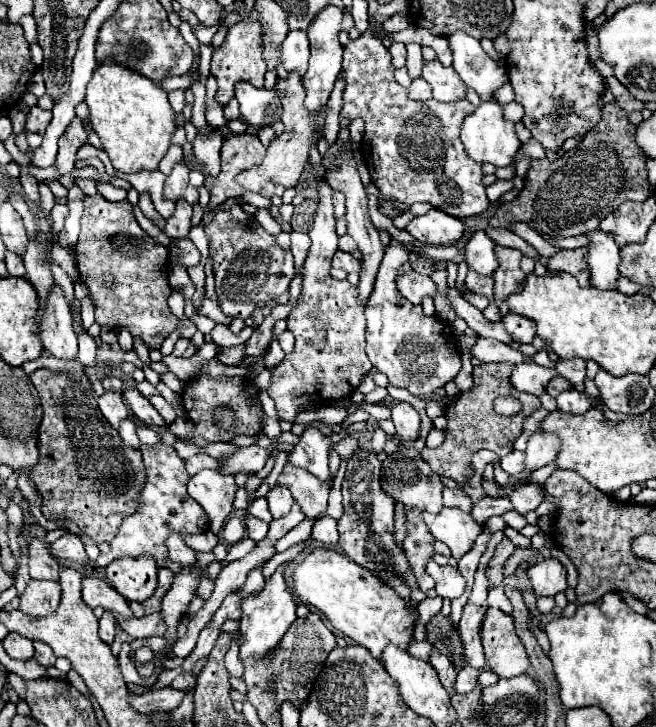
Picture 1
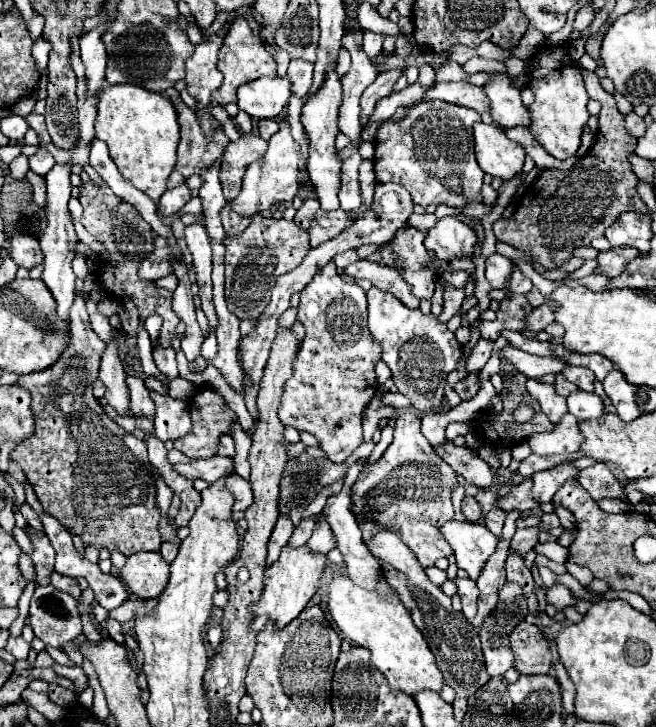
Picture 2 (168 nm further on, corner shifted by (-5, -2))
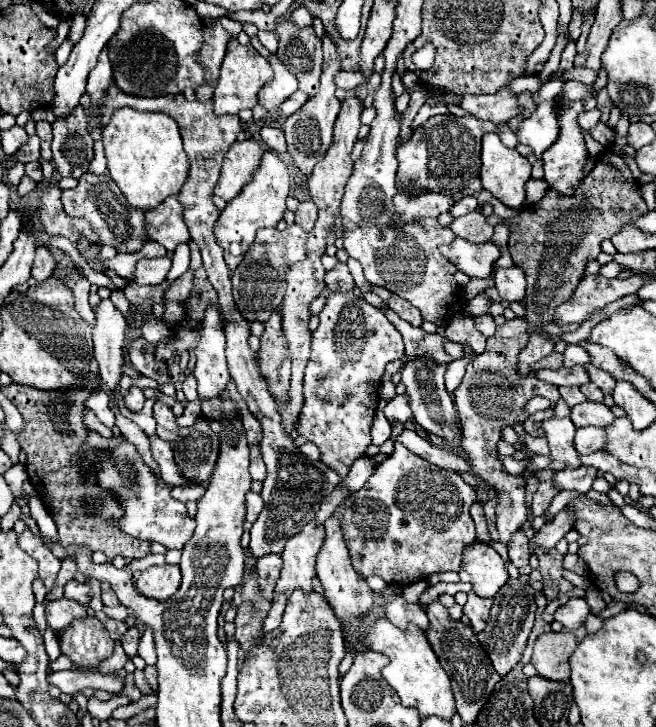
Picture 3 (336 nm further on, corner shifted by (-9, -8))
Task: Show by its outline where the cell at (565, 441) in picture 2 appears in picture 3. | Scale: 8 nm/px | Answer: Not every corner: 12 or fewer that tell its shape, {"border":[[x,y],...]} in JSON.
{"border":[[578,428],[578,454],[604,450],[604,428]]}

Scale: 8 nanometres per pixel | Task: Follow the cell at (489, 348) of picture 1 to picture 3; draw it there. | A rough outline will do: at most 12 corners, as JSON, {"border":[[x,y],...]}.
{"border":[[584,366],[540,370],[536,378],[554,386],[590,382]]}

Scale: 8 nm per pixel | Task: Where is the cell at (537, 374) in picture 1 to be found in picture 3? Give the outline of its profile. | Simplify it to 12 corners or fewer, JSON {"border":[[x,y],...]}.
{"border":[[570,418],[544,420],[552,460],[578,468]]}

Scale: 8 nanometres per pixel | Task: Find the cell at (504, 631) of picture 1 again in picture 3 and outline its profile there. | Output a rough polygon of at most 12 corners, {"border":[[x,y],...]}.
{"border":[[548,632],[532,664],[548,680],[570,678],[574,632]]}

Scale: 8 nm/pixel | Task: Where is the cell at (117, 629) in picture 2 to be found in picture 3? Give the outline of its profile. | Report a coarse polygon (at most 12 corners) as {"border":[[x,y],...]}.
{"border":[[130,628],[120,644],[128,658],[138,656],[140,630]]}

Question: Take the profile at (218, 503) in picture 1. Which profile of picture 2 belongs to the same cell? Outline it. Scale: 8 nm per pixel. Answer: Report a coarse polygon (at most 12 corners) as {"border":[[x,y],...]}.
{"border":[[233,473],[226,487],[234,494],[234,512],[252,504],[250,482]]}

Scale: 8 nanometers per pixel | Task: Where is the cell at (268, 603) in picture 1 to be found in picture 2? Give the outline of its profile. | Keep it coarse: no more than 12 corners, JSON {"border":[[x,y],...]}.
{"border":[[286,546],[264,570],[254,616],[282,630],[314,596],[328,560]]}

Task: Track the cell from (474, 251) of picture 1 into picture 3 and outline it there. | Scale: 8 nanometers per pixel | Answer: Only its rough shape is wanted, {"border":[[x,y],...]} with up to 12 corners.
{"border":[[516,266],[498,268],[494,282],[506,302],[526,294],[524,272]]}

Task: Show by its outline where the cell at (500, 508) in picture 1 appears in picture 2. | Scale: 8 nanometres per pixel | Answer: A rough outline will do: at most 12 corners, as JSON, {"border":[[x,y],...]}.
{"border":[[532,480],[512,486],[496,500],[504,512],[532,510],[538,502],[530,496]]}

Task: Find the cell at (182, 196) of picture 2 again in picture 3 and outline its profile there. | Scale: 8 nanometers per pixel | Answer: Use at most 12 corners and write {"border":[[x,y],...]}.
{"border":[[176,196],[146,212],[148,240],[174,252],[190,240]]}

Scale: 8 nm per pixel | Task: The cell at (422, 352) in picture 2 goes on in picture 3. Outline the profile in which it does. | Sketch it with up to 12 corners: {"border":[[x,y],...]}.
{"border":[[408,358],[402,384],[414,420],[460,450],[446,366]]}

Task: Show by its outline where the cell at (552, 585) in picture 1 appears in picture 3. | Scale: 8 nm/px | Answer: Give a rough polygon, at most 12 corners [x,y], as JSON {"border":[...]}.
{"border":[[570,598],[554,618],[568,630],[586,622],[590,608],[584,598]]}

